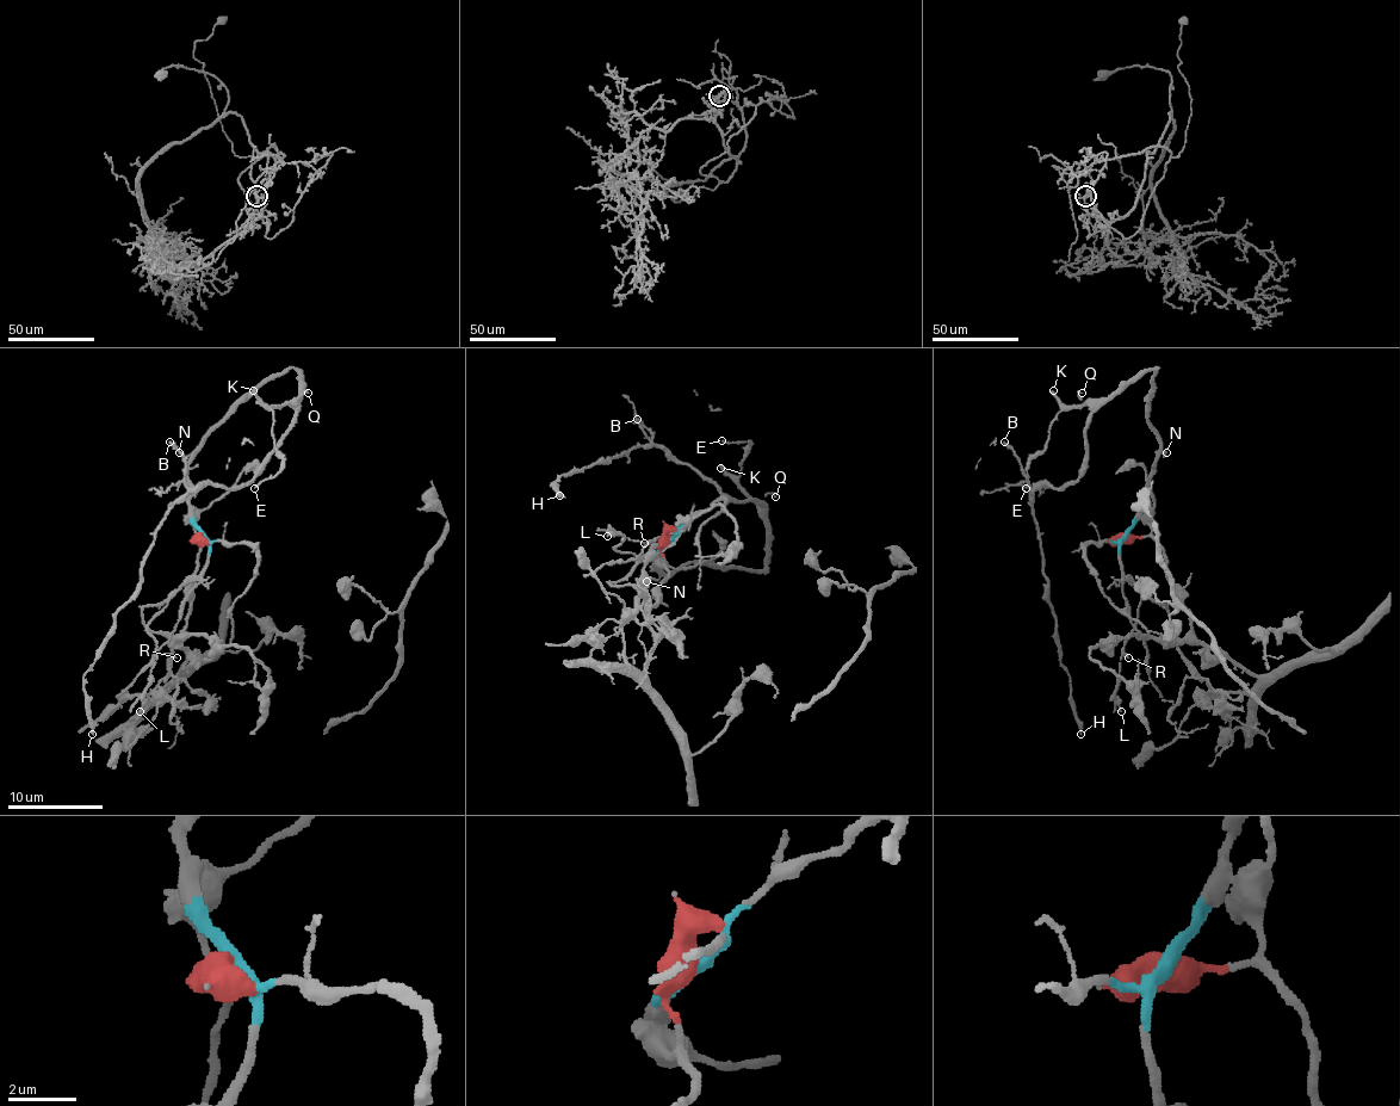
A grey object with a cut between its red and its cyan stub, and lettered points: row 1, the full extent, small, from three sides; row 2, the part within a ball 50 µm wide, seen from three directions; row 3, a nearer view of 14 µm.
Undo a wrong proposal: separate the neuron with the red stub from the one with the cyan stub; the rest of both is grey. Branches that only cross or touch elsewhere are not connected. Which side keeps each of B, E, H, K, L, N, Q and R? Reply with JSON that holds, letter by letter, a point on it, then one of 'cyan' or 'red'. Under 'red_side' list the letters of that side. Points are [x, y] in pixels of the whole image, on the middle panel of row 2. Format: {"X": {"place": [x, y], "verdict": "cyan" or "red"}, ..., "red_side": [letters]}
{"B": {"place": [637, 419], "verdict": "cyan"}, "E": {"place": [722, 440], "verdict": "cyan"}, "H": {"place": [559, 495], "verdict": "cyan"}, "K": {"place": [720, 468], "verdict": "cyan"}, "L": {"place": [607, 536], "verdict": "cyan"}, "N": {"place": [646, 581], "verdict": "cyan"}, "Q": {"place": [775, 496], "verdict": "cyan"}, "R": {"place": [644, 543], "verdict": "cyan"}, "red_side": []}

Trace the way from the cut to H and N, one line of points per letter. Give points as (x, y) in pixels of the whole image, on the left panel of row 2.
H: (202, 535), (190, 456), (295, 369), (299, 411), (264, 468), (199, 484), (168, 511), (84, 677), (92, 734)
N: (202, 535), (190, 513), (187, 468), (192, 453), (183, 456), (178, 451)

